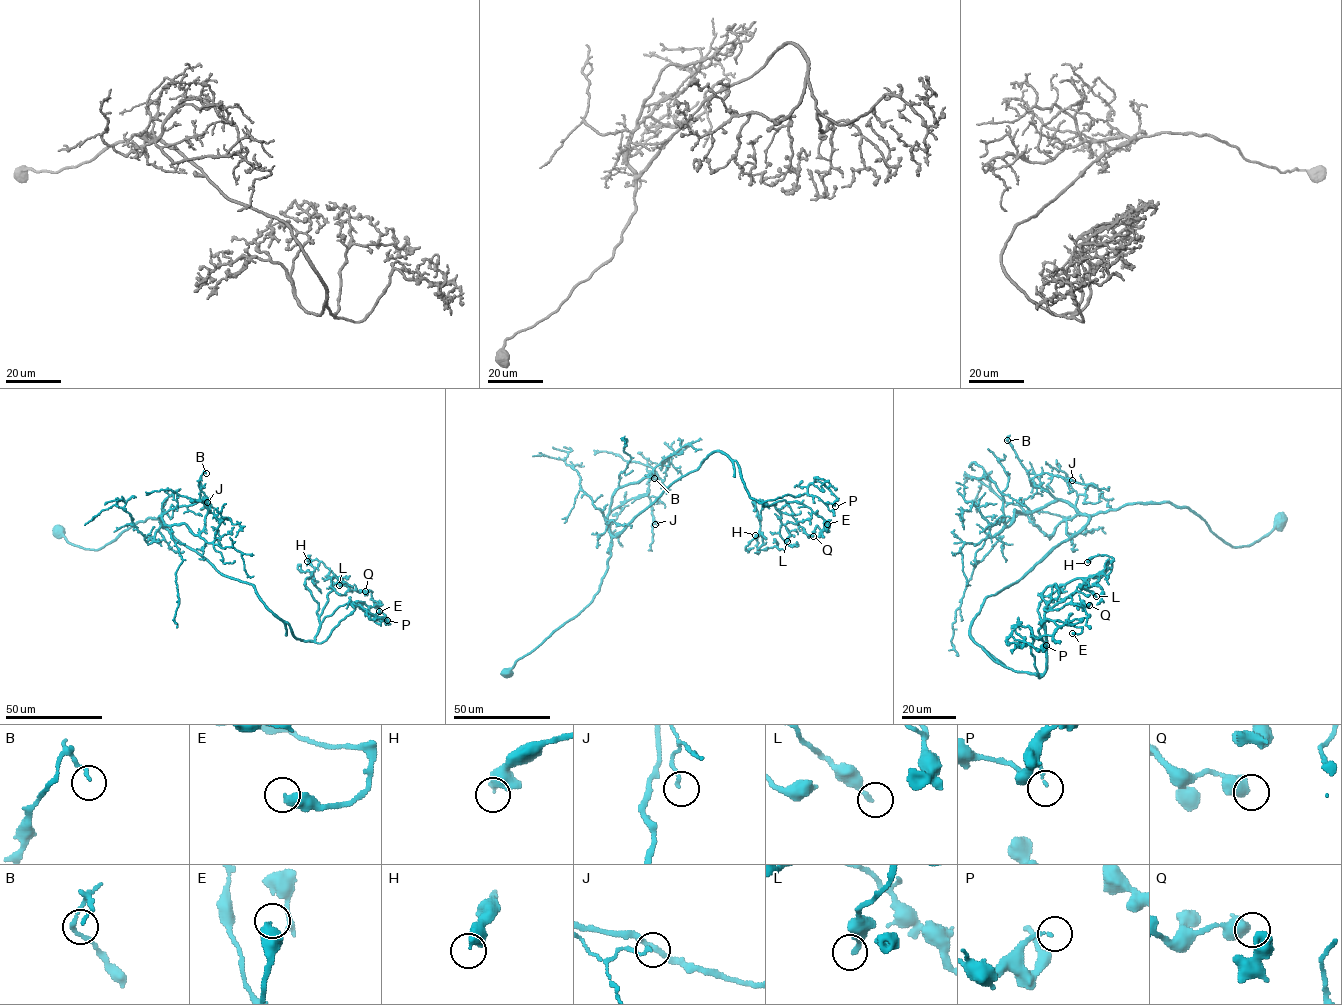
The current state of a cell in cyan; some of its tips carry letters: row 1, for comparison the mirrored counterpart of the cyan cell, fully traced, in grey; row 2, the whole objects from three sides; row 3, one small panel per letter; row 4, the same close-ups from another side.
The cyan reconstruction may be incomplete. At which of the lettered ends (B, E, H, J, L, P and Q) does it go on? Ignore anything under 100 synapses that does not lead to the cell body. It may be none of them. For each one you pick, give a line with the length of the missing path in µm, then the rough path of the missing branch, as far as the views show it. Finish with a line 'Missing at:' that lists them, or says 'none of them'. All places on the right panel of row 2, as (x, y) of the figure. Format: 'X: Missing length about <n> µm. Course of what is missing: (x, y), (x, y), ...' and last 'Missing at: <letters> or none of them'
Missing at: none of them

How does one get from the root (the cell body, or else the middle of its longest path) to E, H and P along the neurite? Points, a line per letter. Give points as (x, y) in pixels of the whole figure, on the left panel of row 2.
E: (61, 532), (99, 550), (159, 518), (220, 573), (252, 585), (305, 641), (340, 606), (361, 601), (379, 611)
H: (61, 532), (99, 550), (159, 518), (220, 573), (252, 585), (297, 639), (313, 641), (320, 620), (307, 561)
P: (61, 532), (99, 550), (159, 518), (220, 573), (252, 585), (297, 639), (323, 642), (357, 606), (387, 620)

